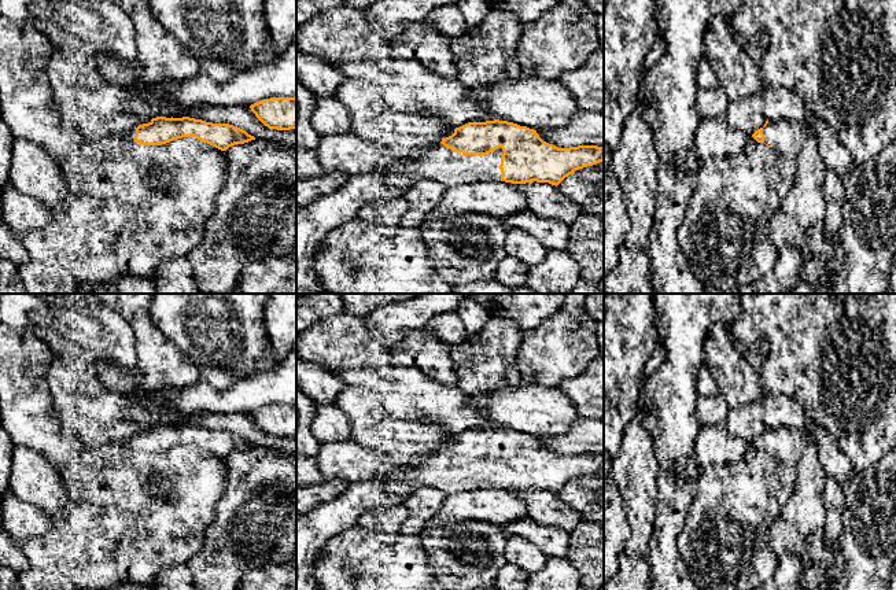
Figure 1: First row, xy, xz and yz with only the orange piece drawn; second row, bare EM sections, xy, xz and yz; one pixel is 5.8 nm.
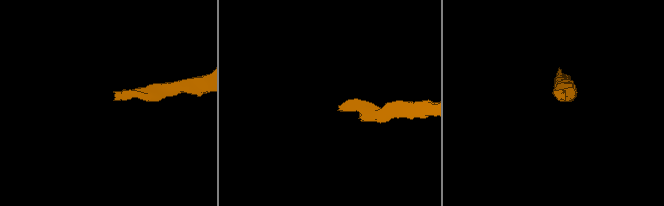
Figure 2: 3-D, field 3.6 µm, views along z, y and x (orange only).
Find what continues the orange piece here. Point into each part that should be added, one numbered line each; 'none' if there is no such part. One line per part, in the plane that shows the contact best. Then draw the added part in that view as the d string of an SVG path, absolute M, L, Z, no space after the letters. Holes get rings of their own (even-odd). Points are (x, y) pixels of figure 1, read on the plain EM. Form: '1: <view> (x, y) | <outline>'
1: yz (784, 443) | M779 427L777 429L768 429L763 435L764 450L773 457L796 464L800 458L800 449L804 446L803 435L799 429Z

